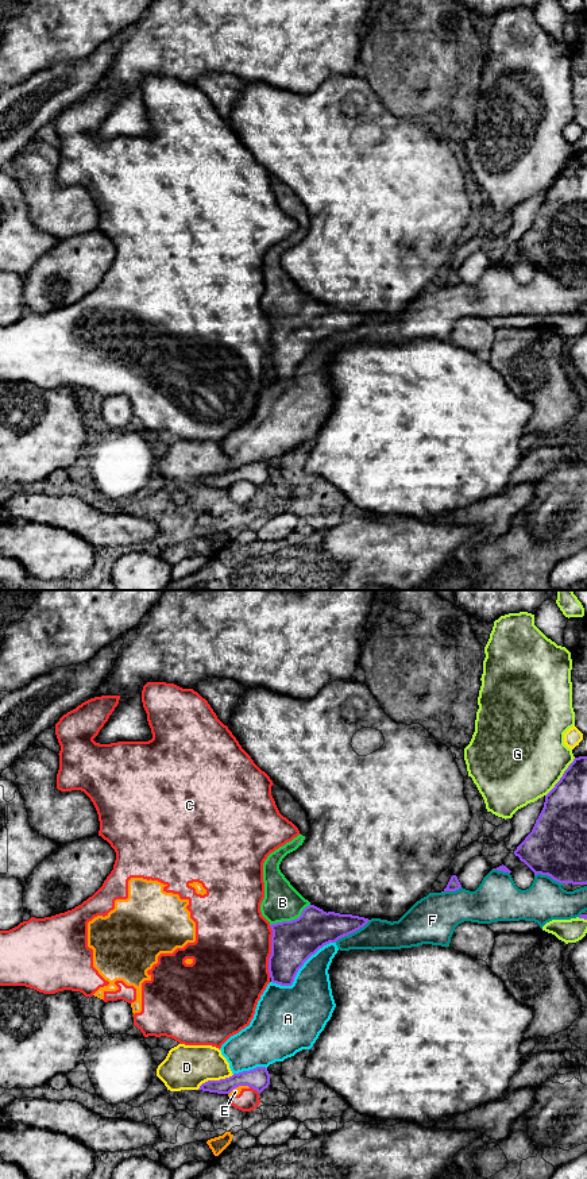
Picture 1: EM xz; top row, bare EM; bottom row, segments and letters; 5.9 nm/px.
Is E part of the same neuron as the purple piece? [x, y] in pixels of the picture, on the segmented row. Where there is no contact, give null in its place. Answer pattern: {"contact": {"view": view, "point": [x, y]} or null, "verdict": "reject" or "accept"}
{"contact": {"view": "xz", "point": [238, 1086]}, "verdict": "reject"}

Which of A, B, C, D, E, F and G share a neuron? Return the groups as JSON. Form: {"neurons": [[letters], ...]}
{"neurons": [["A", "F"], ["B"], ["C", "E"], ["D"], ["G"]]}

